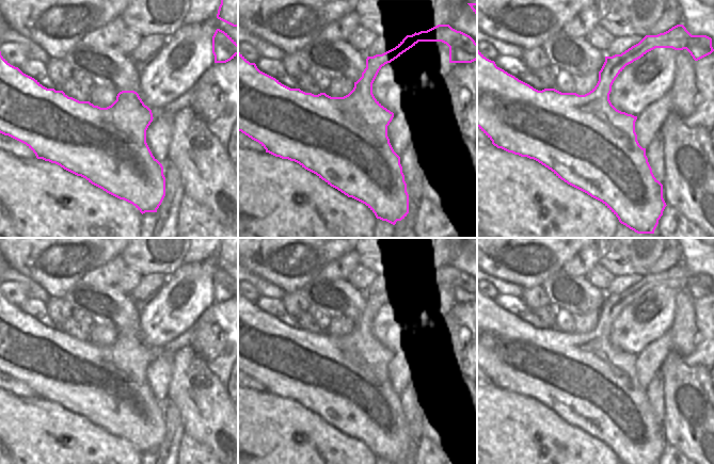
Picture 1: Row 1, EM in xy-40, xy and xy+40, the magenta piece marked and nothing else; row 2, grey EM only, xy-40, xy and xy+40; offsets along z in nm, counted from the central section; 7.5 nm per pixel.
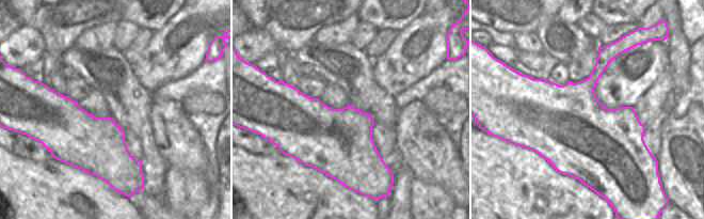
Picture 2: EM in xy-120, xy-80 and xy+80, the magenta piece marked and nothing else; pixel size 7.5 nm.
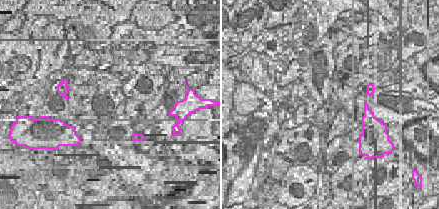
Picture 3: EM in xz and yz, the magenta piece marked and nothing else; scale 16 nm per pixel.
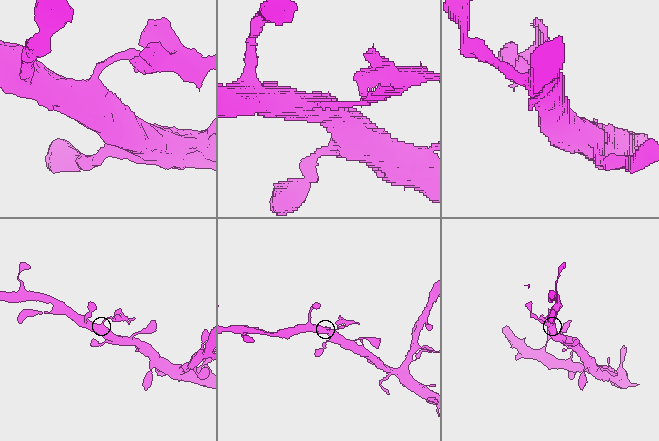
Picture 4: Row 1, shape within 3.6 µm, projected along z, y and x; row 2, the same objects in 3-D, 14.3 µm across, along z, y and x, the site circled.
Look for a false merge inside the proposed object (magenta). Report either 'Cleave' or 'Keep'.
Cleave

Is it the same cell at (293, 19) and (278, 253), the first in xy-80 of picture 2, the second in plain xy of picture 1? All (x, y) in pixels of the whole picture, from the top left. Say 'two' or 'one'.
one

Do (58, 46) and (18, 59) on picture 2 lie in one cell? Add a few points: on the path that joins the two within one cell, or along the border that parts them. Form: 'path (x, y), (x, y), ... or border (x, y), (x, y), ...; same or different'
border (31, 28), (41, 35), (44, 50); different

